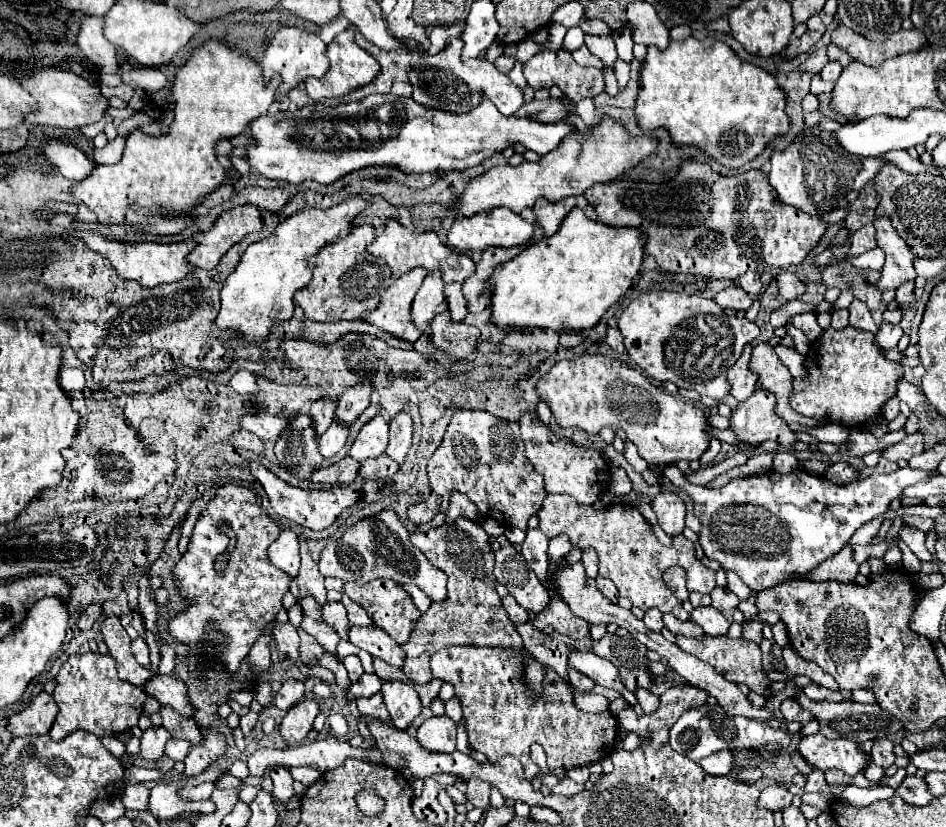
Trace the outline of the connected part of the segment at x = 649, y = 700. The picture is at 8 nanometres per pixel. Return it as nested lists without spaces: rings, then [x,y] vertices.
[[[637,689],[637,701],[639,701],[639,705],[641,705],[641,709],[647,713],[647,715],[651,715],[651,713],[655,713],[657,711],[657,705],[659,705],[659,697],[655,697],[651,691],[647,691],[647,689]]]

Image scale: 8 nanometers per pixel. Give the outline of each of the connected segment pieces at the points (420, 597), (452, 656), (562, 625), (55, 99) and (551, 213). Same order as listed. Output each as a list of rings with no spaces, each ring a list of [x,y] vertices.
[[[399,584],[407,593],[409,593],[409,596],[413,599],[414,604],[416,607],[422,612],[425,613],[427,609],[429,609],[431,605],[430,598],[423,593],[417,586],[413,584]]]
[[[449,647],[441,649],[431,657],[431,669],[433,675],[445,683],[451,683],[455,689],[455,697],[461,703],[463,719],[469,735],[469,745],[473,751],[479,751],[487,757],[489,763],[499,761],[505,755],[513,755],[521,761],[525,777],[531,781],[535,775],[539,775],[539,765],[531,761],[531,745],[539,743],[547,753],[547,767],[549,771],[555,771],[557,767],[571,769],[581,767],[589,763],[601,761],[603,755],[609,755],[615,749],[615,737],[617,737],[617,721],[611,711],[605,713],[583,713],[575,707],[571,691],[563,679],[547,669],[545,673],[545,691],[541,695],[535,695],[531,689],[525,687],[523,681],[523,653],[517,649],[501,649],[498,647]]]
[[[549,593],[549,597],[551,597],[551,605],[545,611],[541,611],[539,615],[535,615],[535,619],[531,621],[533,627],[541,631],[547,625],[553,625],[559,633],[563,633],[563,635],[567,635],[571,639],[587,637],[589,635],[589,623],[579,619],[579,617],[575,617],[569,611],[569,607],[557,595]]]
[[[59,67],[39,69],[31,77],[19,79],[19,83],[39,103],[39,111],[37,113],[29,113],[27,119],[25,119],[27,123],[33,123],[33,125],[51,125],[51,127],[61,127],[61,129],[79,129],[83,125],[97,123],[105,115],[105,111],[109,107],[109,101],[101,95],[101,89],[97,85],[91,85],[83,77],[79,77],[79,75],[71,73],[71,71],[63,71]]]
[[[583,195],[579,197],[567,197],[559,203],[549,203],[545,199],[537,201],[537,205],[533,205],[533,211],[535,211],[535,223],[543,229],[543,235],[545,237],[551,237],[553,233],[557,233],[557,229],[561,227],[561,221],[565,219],[565,215],[573,209],[573,207],[579,207],[585,211],[587,217],[591,219],[597,219],[597,211],[587,203],[587,199]]]

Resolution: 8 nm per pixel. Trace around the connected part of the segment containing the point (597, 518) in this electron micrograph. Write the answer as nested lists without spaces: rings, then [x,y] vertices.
[[[547,495],[543,501],[539,517],[539,529],[549,537],[565,535],[573,547],[581,551],[591,547],[599,555],[599,575],[611,579],[621,597],[631,599],[631,603],[643,611],[657,607],[661,613],[673,613],[677,619],[689,619],[677,597],[663,583],[663,569],[671,565],[681,565],[686,571],[686,586],[689,592],[711,593],[715,587],[715,573],[695,559],[695,547],[683,535],[673,537],[673,547],[663,547],[651,531],[651,525],[635,507],[611,505],[605,509],[595,509],[593,505],[579,505],[569,495]]]

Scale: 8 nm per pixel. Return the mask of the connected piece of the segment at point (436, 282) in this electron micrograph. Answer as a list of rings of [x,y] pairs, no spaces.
[[[431,273],[425,277],[421,289],[417,291],[413,303],[411,303],[411,321],[417,325],[417,329],[423,333],[431,319],[443,311],[447,311],[447,301],[443,295],[445,283],[441,281],[439,273]]]

